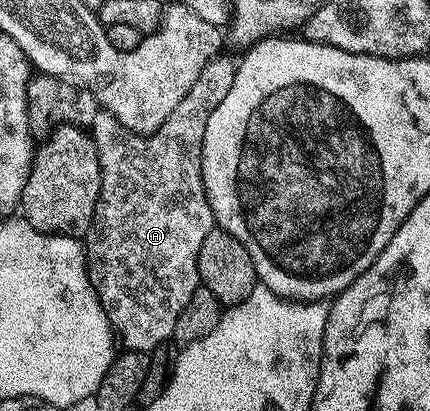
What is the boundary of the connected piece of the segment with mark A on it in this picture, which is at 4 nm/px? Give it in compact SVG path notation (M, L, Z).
M217 56L202 68L202 76L194 80L194 88L186 92L182 104L170 112L166 124L152 134L130 132L113 114L97 112L90 123L92 143L98 152L100 191L92 226L83 239L88 279L100 297L106 316L112 321L119 341L129 350L151 352L172 338L174 324L190 296L200 287L198 248L214 228L212 209L202 184L202 140L206 136L206 120L210 112L222 104L230 84L234 84L237 59Z

